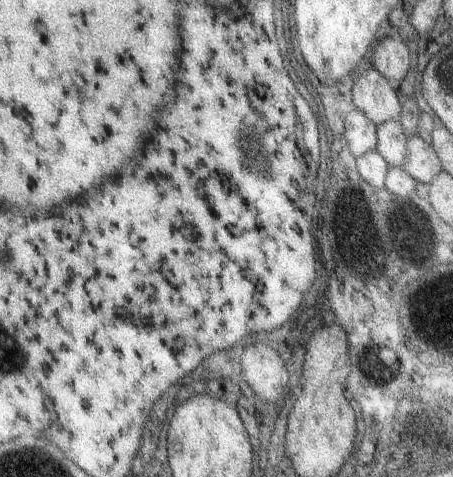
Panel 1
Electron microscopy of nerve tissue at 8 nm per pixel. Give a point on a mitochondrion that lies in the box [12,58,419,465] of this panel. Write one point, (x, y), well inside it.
(254, 150)

